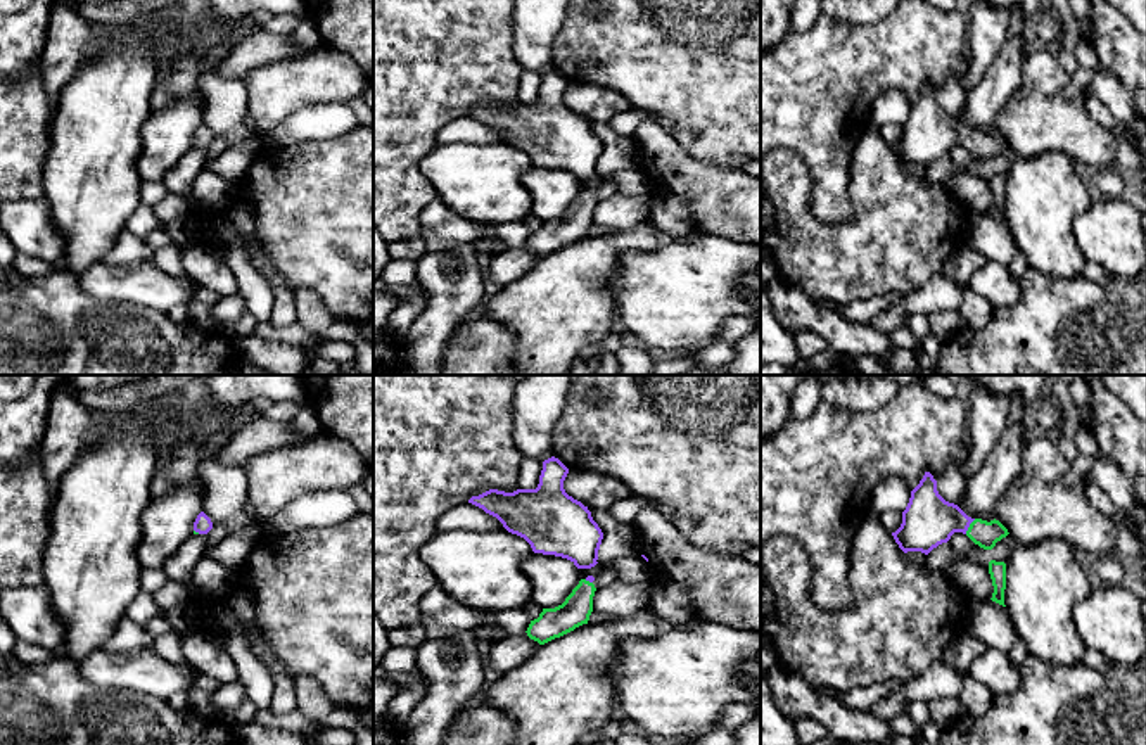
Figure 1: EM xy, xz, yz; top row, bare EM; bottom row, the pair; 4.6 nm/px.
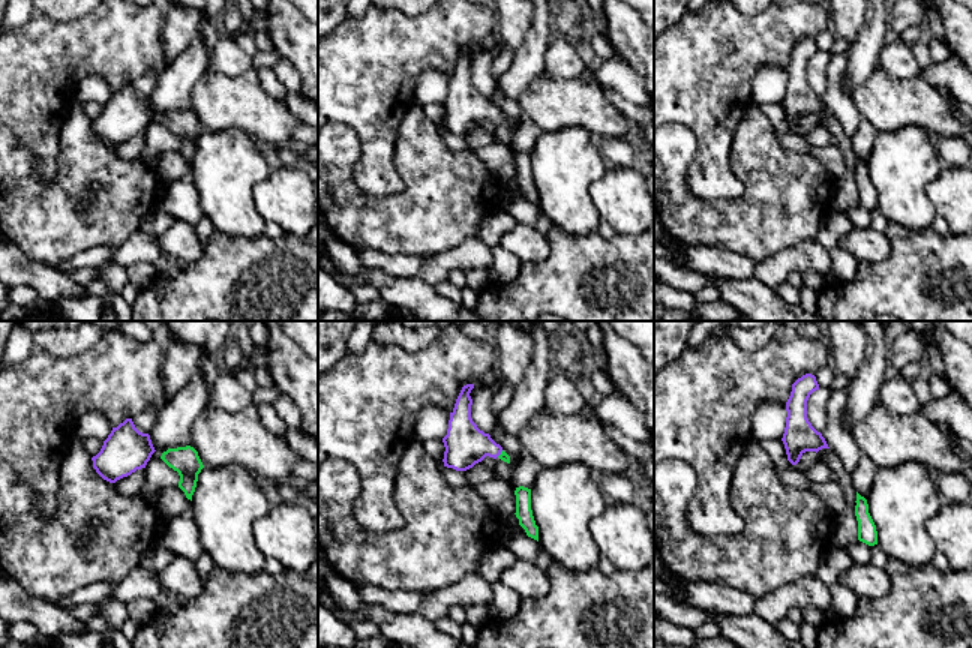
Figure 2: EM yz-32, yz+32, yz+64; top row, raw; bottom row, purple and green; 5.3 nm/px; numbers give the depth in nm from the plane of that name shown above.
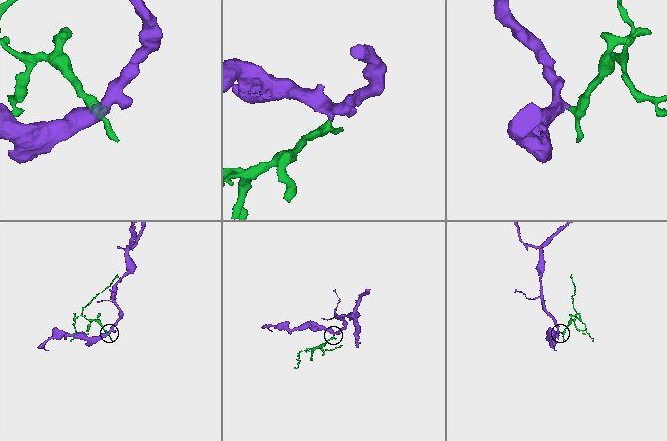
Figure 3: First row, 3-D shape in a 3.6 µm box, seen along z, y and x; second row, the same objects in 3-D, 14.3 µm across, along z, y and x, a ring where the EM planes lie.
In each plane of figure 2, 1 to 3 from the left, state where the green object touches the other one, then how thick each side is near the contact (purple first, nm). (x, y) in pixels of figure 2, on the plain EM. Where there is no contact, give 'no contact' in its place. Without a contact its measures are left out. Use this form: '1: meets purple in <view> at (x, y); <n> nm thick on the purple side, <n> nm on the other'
1: no contact
2: meets purple in yz+32 at (500, 117); 220 nm thick on the purple side, 50 nm on the other
3: no contact

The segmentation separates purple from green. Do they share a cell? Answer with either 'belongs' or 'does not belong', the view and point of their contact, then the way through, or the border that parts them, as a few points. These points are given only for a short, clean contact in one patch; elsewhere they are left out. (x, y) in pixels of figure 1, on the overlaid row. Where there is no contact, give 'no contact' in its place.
belongs; meets purple in yz at (968, 526); runs through yz (929, 521), (958, 521), (968, 526), (986, 534)

